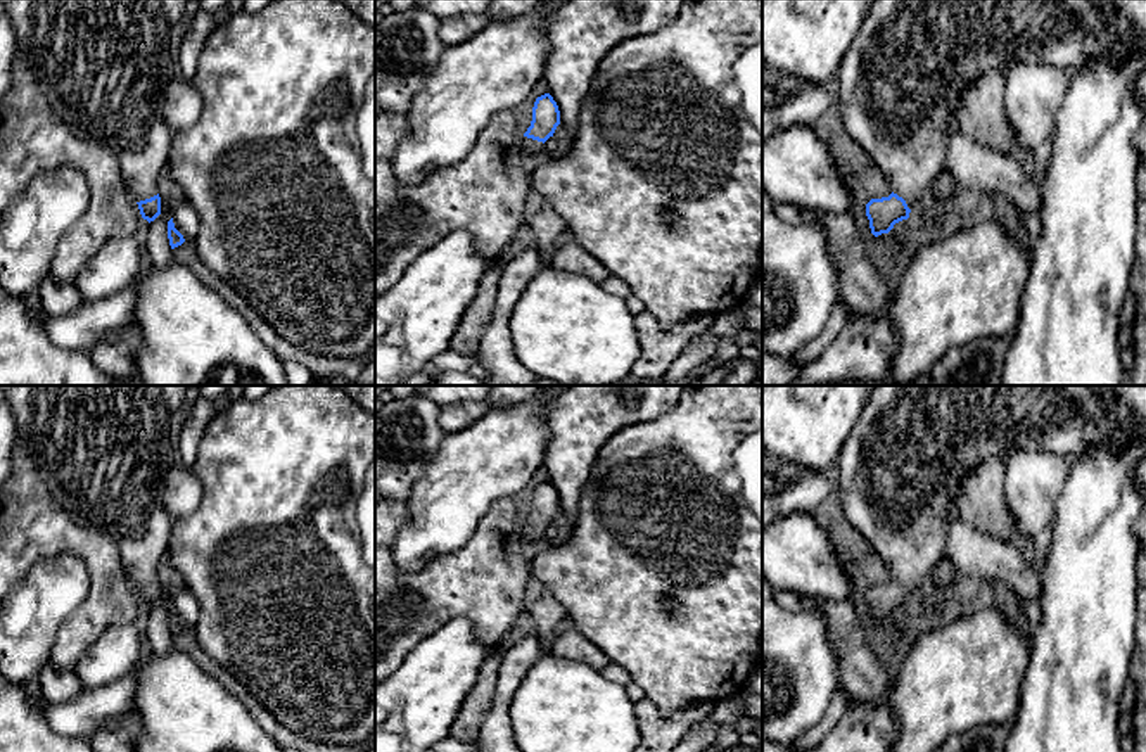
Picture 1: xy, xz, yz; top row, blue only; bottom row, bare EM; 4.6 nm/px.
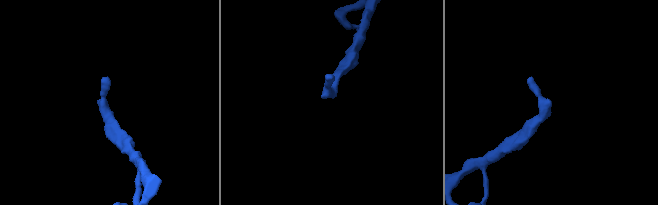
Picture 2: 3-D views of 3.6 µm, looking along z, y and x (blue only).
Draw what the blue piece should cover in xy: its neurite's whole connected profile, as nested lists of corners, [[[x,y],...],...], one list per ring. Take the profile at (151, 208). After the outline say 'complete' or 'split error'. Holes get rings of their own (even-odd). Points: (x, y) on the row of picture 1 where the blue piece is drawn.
[[[159,194],[150,199],[140,201],[137,204],[138,204],[142,218],[147,220],[149,223],[154,221],[161,214]]]; complete

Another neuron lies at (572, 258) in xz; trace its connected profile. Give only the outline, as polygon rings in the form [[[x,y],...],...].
[[[577,242],[555,249],[550,266],[558,271],[586,275],[598,284],[610,275],[608,270]]]

